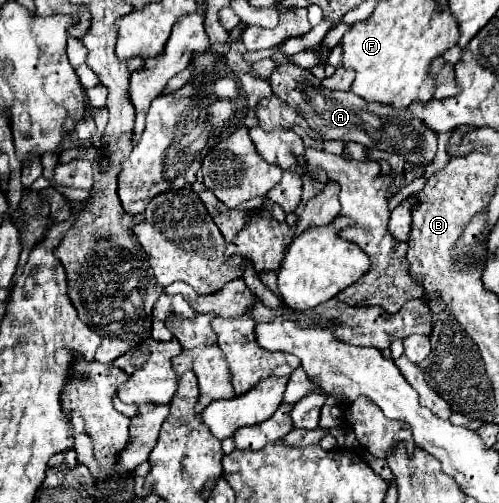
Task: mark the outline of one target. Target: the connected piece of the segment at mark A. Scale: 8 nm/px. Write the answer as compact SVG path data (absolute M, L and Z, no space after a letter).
M279 48L273 50L271 56L277 64L273 70L269 84L273 94L283 102L293 106L307 124L323 132L323 140L343 140L343 142L359 142L371 150L393 152L403 156L405 162L411 164L427 164L435 158L437 152L437 134L427 128L419 118L415 118L409 108L395 108L391 104L371 104L353 92L335 92L321 86L321 80L315 78L307 68L301 68L289 60Z

